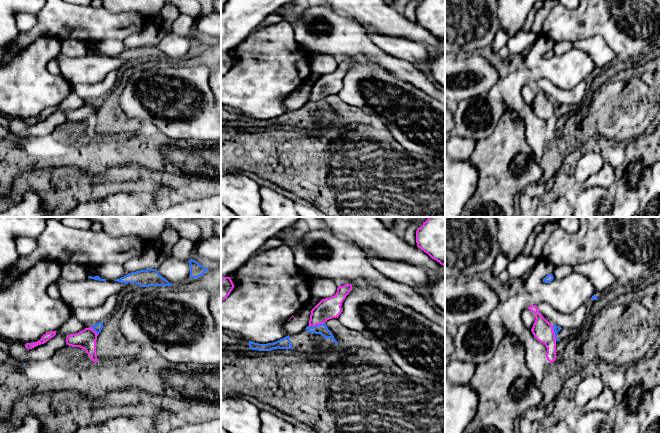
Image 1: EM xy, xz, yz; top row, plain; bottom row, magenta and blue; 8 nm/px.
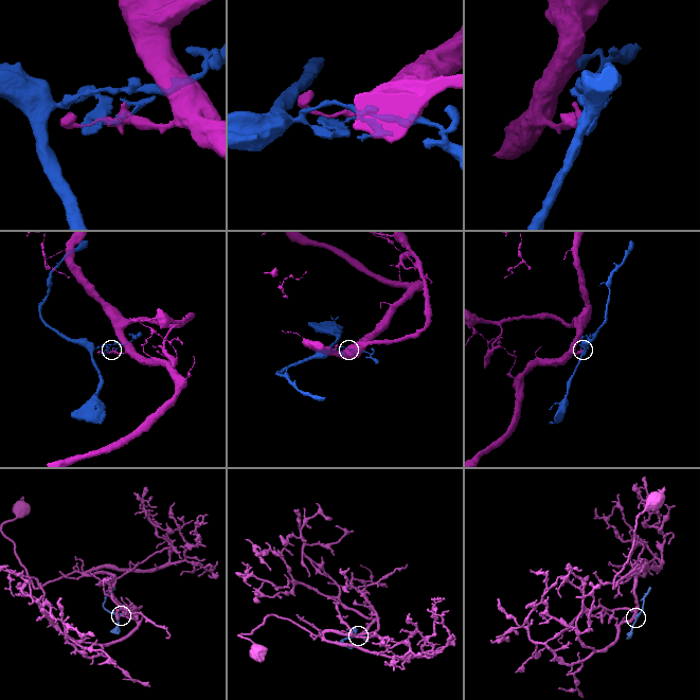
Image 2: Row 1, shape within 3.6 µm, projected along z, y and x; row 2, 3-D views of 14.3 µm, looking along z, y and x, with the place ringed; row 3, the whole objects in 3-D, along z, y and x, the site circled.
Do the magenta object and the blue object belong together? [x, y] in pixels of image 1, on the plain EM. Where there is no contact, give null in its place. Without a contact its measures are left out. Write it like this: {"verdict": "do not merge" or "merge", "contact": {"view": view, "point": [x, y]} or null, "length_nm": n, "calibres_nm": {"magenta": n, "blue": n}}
{"verdict": "do not merge", "contact": {"view": "yz", "point": [554, 109]}, "length_nm": 130, "calibres_nm": {"magenta": 160, "blue": 50}}

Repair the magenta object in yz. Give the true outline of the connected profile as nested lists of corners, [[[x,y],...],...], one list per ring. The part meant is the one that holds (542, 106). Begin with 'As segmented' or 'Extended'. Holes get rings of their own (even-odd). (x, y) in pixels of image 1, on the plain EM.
As segmented. [[[536,81],[528,83],[535,91],[535,98],[531,105],[534,113],[547,124],[546,134],[552,140],[556,136],[556,114],[553,101],[549,99],[539,88]]]

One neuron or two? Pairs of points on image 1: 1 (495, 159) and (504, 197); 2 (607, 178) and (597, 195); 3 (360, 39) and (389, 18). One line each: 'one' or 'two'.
1: one
2: two
3: two

